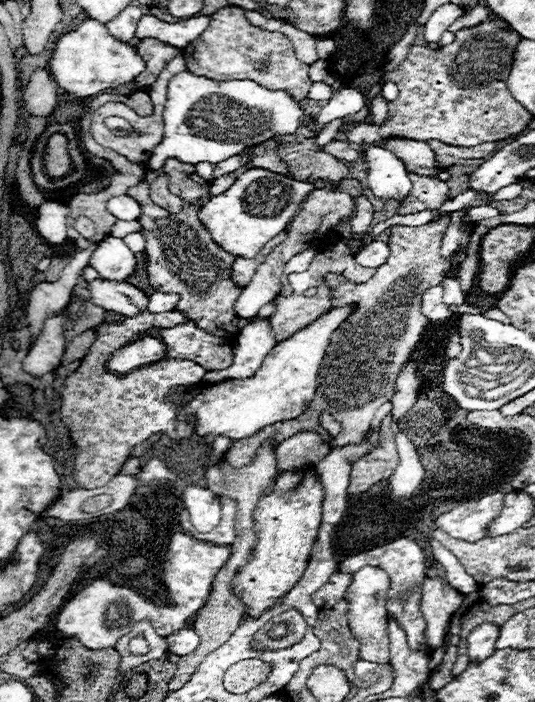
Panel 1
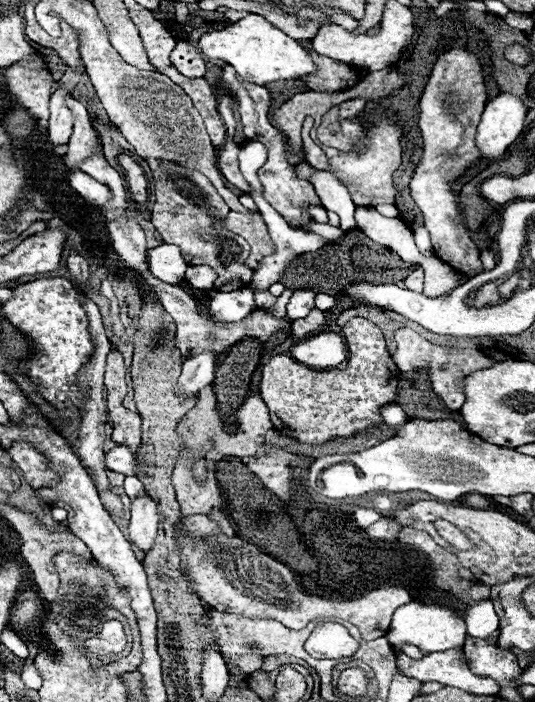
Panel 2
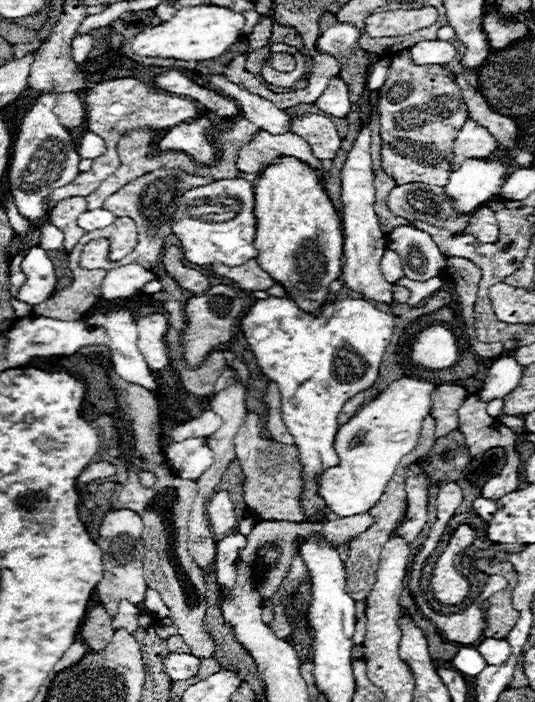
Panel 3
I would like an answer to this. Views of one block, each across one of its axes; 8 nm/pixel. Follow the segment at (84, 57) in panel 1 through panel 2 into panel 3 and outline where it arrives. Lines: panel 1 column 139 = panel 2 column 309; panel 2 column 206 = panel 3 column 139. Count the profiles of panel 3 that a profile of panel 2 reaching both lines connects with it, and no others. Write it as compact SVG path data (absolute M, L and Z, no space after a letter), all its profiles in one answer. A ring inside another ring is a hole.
M188 6L176 12L176 16L158 26L148 26L130 40L132 52L142 58L174 58L174 60L210 60L224 54L230 44L236 42L240 28L244 26L242 14L236 14L220 6Z

